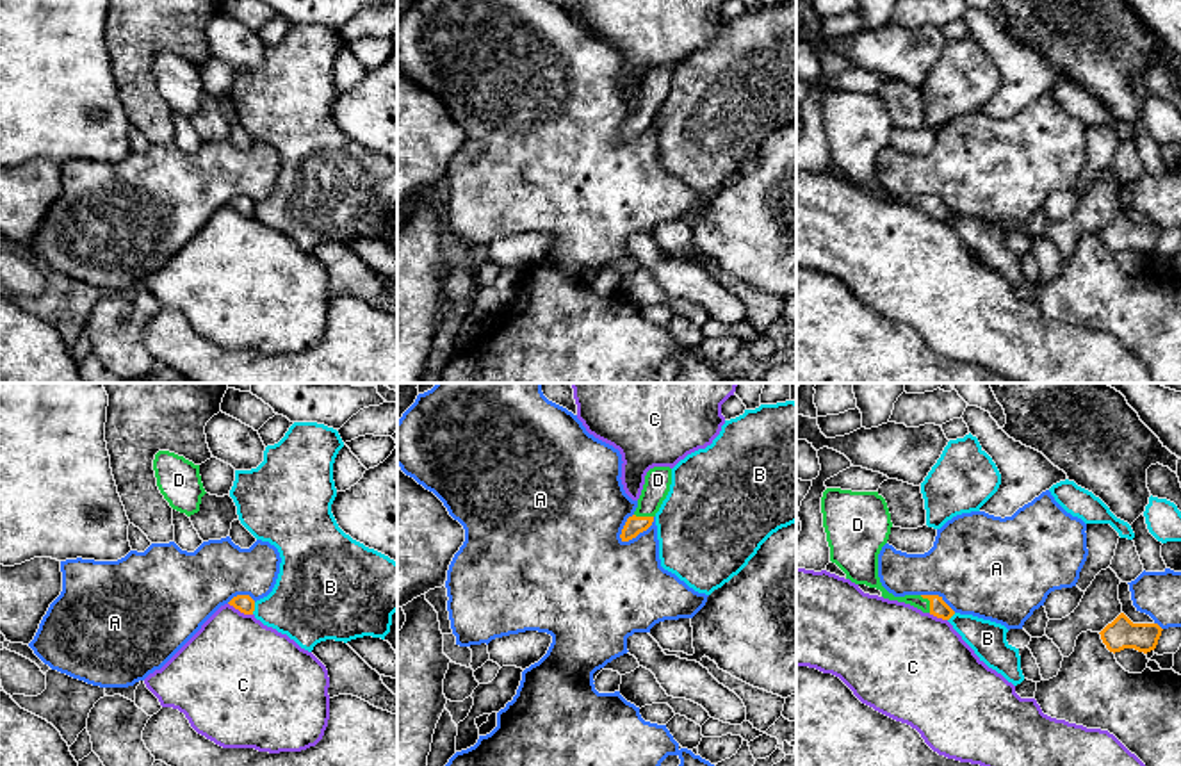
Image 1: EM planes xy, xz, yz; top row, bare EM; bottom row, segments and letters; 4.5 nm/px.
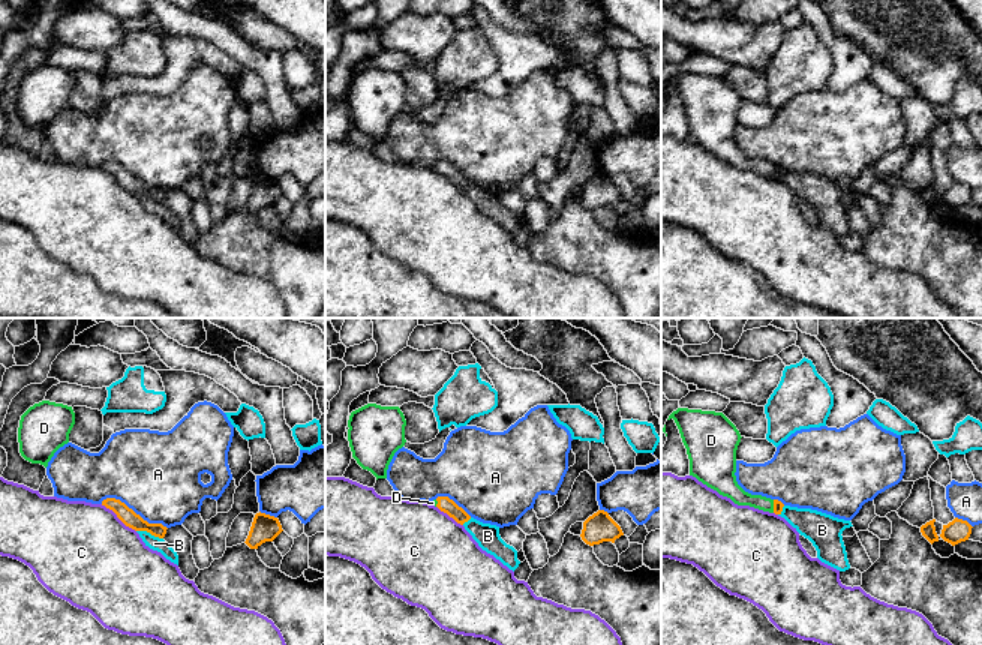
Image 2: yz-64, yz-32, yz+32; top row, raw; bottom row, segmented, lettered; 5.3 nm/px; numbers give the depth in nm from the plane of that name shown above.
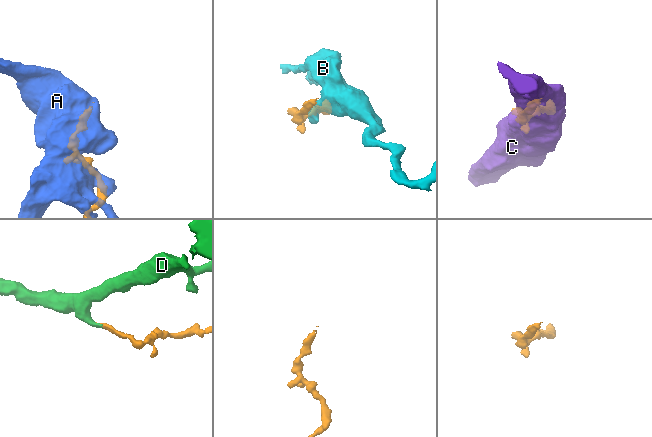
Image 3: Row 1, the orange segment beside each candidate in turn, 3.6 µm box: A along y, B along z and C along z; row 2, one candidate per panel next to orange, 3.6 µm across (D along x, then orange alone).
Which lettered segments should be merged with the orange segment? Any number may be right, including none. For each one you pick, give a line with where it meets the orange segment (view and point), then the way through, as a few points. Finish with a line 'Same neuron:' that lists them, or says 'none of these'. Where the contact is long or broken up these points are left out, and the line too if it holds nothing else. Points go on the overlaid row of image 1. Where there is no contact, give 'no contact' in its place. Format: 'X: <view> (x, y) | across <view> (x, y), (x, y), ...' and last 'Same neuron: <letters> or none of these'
D: yz (930, 603) | across yz (937, 606), (930, 603), (916, 601)
Same neuron: D

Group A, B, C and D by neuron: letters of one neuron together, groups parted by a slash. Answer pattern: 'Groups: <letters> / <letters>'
Groups: A / B / C / D

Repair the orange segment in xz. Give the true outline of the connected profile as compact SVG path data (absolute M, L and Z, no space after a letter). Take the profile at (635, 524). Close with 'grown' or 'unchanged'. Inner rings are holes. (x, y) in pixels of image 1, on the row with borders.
M654 467L647 472L645 485L638 499L638 508L634 515L627 518L622 529L622 542L636 538L639 533L647 531L652 526L656 513L670 492L670 485L670 467Z; grown

